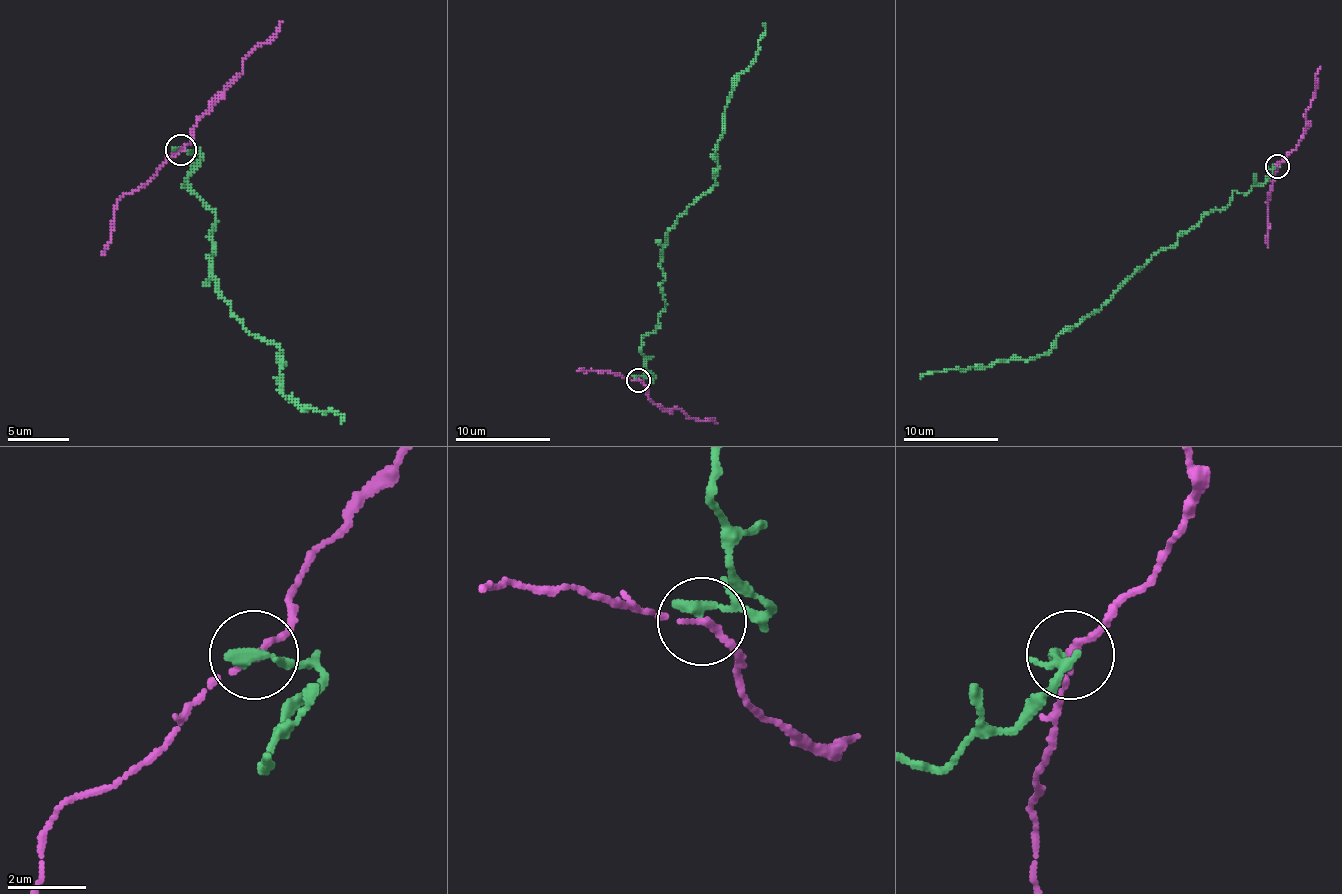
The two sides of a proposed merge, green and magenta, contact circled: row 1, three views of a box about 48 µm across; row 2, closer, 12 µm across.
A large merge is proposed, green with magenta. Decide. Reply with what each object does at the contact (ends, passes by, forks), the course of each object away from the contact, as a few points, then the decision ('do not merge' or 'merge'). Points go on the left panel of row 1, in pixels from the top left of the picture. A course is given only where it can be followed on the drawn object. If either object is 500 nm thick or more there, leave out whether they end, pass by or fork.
green passes by; magenta passes by; green runs (181, 150), (200, 160), (184, 184), (215, 215), (209, 273), (230, 313), (279, 350), (279, 390), (341, 423); magenta runs (181, 150), (203, 114), (237, 77), (249, 55), (283, 22); do not merge

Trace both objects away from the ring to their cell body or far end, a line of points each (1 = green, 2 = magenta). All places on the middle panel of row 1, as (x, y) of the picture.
1: (639, 378), (653, 375), (641, 340), (665, 306), (660, 249), (715, 183), (727, 97), (755, 56), (763, 23)
2: (639, 380), (655, 404), (682, 409), (691, 418), (710, 418), (717, 423)

